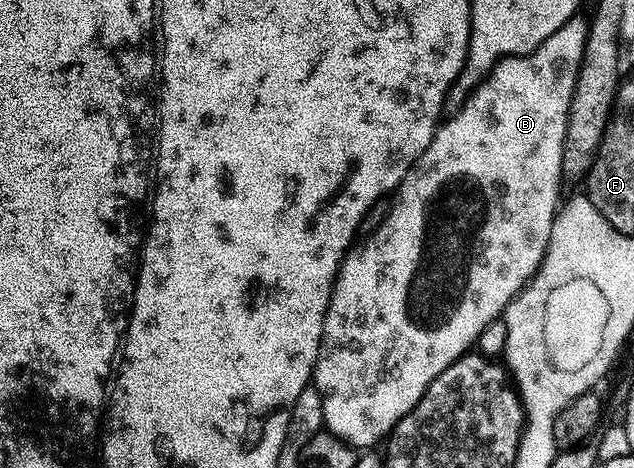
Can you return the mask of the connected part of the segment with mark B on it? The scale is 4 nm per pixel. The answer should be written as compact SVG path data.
M575 16L569 24L560 28L560 32L556 32L556 36L552 36L528 57L503 58L496 69L475 88L474 93L461 103L462 111L451 122L446 120L439 125L428 152L424 152L422 159L411 168L409 176L393 195L394 207L391 208L390 215L383 220L382 227L363 246L355 245L342 261L342 266L338 269L338 278L334 281L328 316L324 320L322 347L312 382L324 400L325 429L347 446L353 446L359 452L366 452L371 448L378 448L374 446L380 445L381 442L383 445L394 433L400 420L404 420L404 416L408 416L408 412L412 412L412 408L420 404L431 384L440 376L444 376L444 372L448 372L452 364L471 353L477 347L483 332L493 322L499 321L515 298L534 281L542 261L546 258L546 249L550 247L554 219L558 217L560 203L563 201L562 157L566 151L566 129L570 123L570 105L578 87L578 77L582 71L589 35L587 19Z

